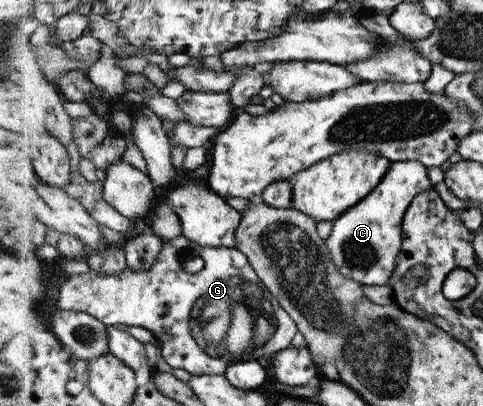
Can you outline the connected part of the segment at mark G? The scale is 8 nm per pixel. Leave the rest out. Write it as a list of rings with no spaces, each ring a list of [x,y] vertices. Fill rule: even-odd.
[[[182,235],[169,243],[162,244],[162,253],[156,258],[156,262],[146,270],[132,270],[130,266],[123,270],[121,274],[118,275],[102,275],[100,271],[96,269],[90,269],[90,272],[86,274],[75,274],[70,276],[64,284],[62,284],[60,294],[53,303],[58,303],[60,307],[58,309],[68,310],[68,311],[84,311],[90,315],[94,315],[97,319],[102,320],[107,323],[110,327],[113,325],[120,325],[120,323],[126,324],[128,326],[145,327],[151,330],[156,337],[160,339],[160,345],[162,347],[163,355],[170,362],[170,365],[178,369],[186,369],[193,373],[193,375],[226,375],[228,369],[231,365],[236,365],[237,363],[246,363],[249,361],[256,361],[264,355],[275,355],[276,352],[283,350],[291,345],[292,339],[295,339],[296,333],[299,329],[296,329],[296,322],[291,319],[291,315],[279,303],[276,296],[268,290],[268,284],[264,282],[258,270],[252,266],[252,260],[246,252],[238,249],[237,247],[205,247],[200,243],[195,243],[191,241],[188,237]],[[196,257],[202,257],[205,261],[205,266],[203,270],[197,273],[190,273],[186,271],[186,261],[190,259],[196,259]]]

